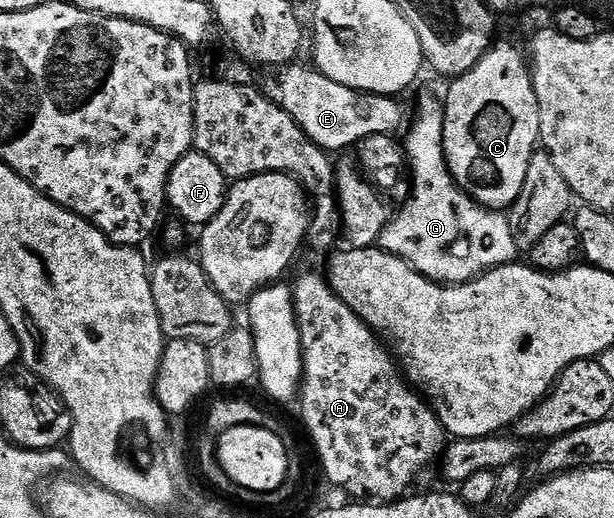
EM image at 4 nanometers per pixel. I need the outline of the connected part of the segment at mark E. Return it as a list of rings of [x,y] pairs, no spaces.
[[[294,62],[284,65],[276,73],[277,80],[271,81],[269,88],[267,87],[267,95],[280,108],[287,110],[287,114],[291,114],[291,118],[295,118],[299,130],[303,130],[303,134],[307,134],[307,138],[311,138],[311,142],[315,142],[326,152],[330,154],[344,153],[356,146],[363,138],[371,138],[371,134],[393,134],[398,131],[396,128],[401,123],[403,123],[402,125],[406,123],[405,108],[400,104],[397,96],[384,96],[374,92],[355,90],[351,86],[343,86],[339,82],[327,78],[322,74],[320,68],[316,66],[308,68],[307,65],[301,63]]]

